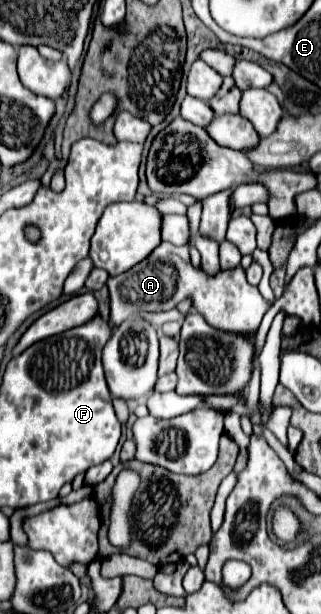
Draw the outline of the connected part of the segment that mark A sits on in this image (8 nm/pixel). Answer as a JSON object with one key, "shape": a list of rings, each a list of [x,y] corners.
{"shape":[[[162,242],[146,260],[132,270],[108,280],[110,290],[110,320],[116,324],[124,320],[142,318],[144,312],[166,312],[176,308],[186,296],[192,298],[192,306],[206,318],[206,322],[218,330],[252,334],[258,330],[262,316],[268,312],[270,302],[260,290],[246,280],[246,272],[238,266],[234,270],[206,276],[200,268],[190,264],[188,246],[174,246]]]}

